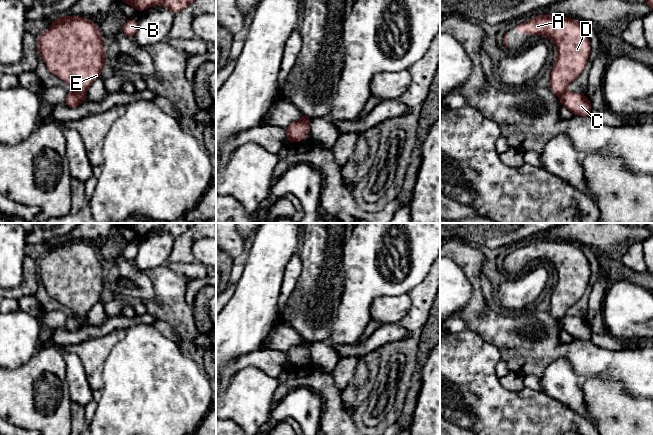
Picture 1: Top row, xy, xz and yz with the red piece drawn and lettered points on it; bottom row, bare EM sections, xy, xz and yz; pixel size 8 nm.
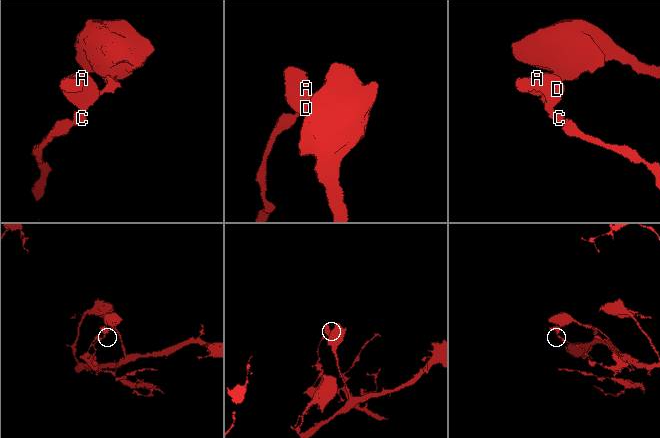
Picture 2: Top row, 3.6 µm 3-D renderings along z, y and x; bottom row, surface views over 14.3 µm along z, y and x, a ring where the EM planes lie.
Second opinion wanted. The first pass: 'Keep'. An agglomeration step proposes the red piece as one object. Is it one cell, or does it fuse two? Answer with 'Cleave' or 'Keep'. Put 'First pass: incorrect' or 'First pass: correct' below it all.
Cleave
First pass: incorrect

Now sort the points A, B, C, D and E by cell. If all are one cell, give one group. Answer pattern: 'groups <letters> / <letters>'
groups A B D E / C

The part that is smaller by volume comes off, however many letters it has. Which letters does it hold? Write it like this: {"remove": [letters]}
{"remove": ["C"]}

